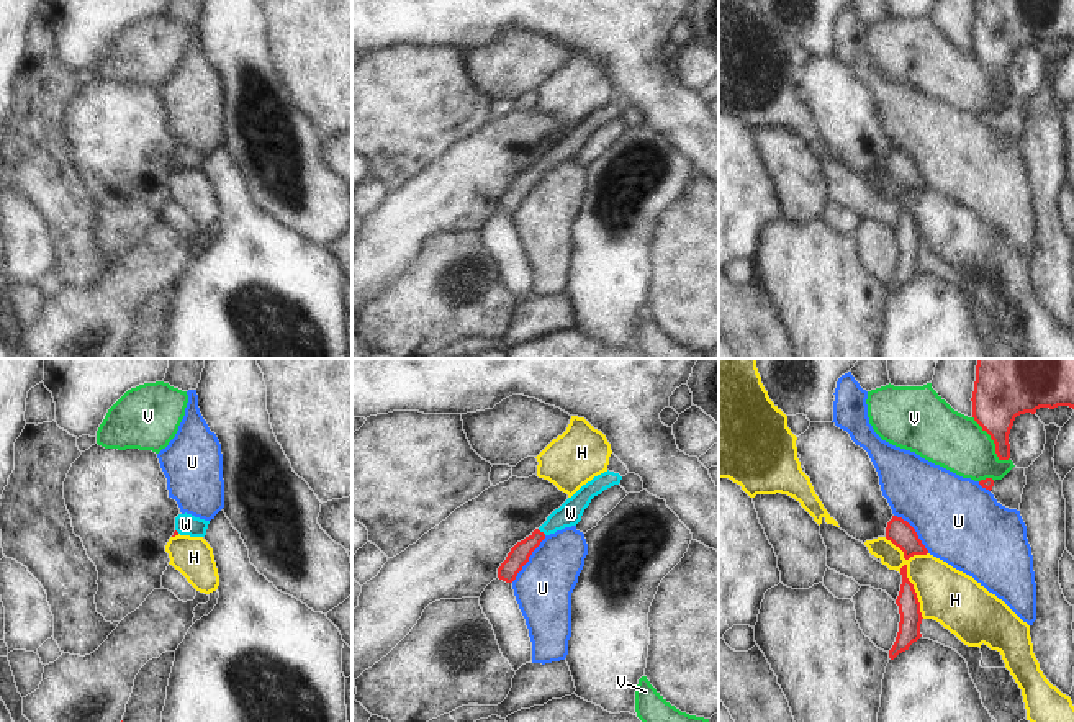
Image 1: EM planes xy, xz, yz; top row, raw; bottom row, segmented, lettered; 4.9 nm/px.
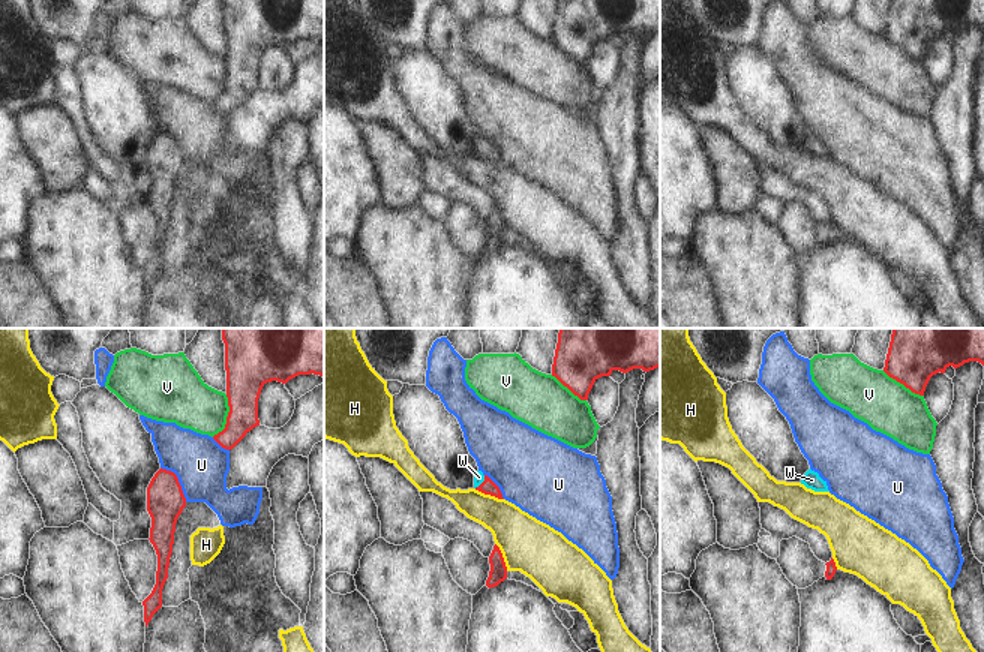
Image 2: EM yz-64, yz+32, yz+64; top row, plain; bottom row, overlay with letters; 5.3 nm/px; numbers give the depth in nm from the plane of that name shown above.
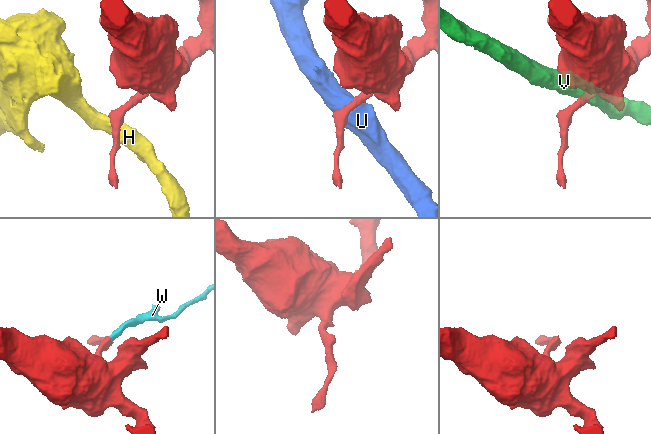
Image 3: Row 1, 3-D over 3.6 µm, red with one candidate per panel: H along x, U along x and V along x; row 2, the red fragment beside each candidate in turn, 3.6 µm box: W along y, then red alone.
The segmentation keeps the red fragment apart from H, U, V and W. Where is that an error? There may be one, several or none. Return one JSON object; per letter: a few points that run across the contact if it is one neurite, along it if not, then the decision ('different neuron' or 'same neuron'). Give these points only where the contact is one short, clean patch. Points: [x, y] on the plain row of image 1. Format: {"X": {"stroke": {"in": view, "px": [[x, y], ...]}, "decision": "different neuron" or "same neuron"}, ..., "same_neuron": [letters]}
{"H": {"stroke": {"in": "yz", "px": [[904, 197], [907, 213], [912, 218], [919, 244], [924, 251]]}, "decision": "different neuron"}, "U": {"decision": "different neuron"}, "V": {"decision": "different neuron"}, "W": {"stroke": {"in": "xz", "px": [[518, 190], [542, 166], [570, 146]]}, "decision": "same neuron"}, "same_neuron": ["W"]}

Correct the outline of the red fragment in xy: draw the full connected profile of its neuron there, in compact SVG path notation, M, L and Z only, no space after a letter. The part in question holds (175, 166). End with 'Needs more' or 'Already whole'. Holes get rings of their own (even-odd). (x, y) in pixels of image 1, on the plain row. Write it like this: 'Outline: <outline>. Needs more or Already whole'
Outline: M178 147L175 151L175 169L205 170L210 154L195 151L192 147Z. Needs more.

